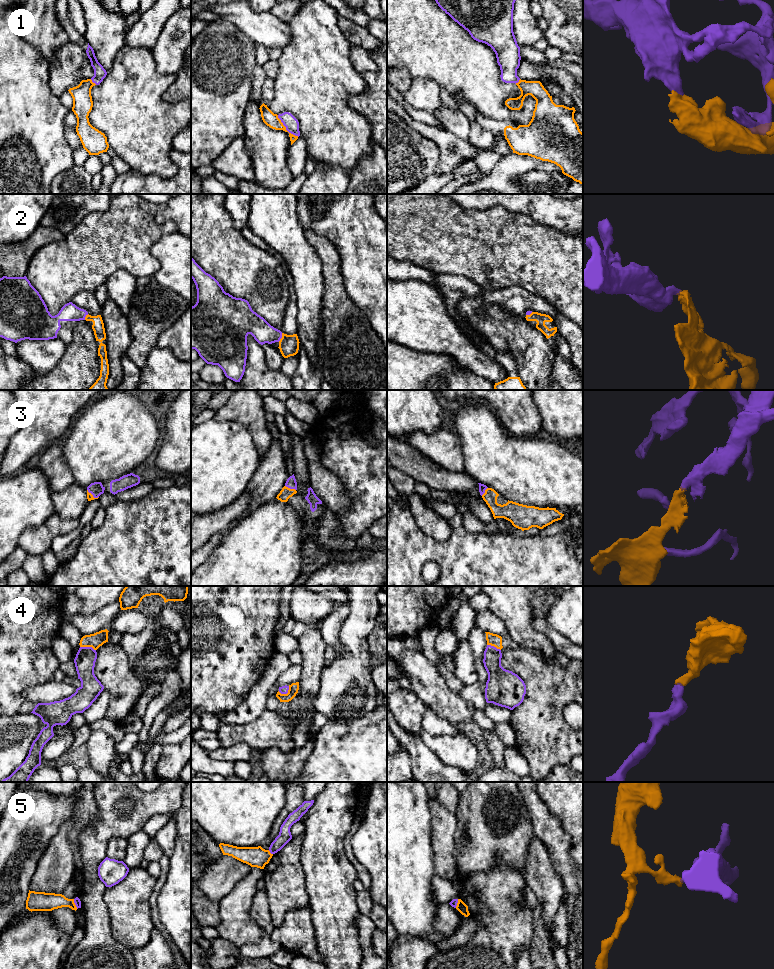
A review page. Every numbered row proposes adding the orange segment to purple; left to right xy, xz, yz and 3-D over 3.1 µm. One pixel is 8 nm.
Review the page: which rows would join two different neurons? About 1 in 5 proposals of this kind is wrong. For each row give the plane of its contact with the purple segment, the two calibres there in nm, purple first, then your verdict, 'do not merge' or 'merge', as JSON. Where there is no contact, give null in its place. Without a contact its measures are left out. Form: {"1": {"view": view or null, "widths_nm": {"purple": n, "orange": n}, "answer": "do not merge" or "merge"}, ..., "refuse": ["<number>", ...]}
{"1": {"view": "xz", "widths_nm": {"purple": 110, "orange": 110}, "answer": "merge"}, "2": {"view": "xz", "widths_nm": {"purple": 170, "orange": 160}, "answer": "merge"}, "3": {"view": "xz", "widths_nm": {"purple": 90, "orange": 90}, "answer": "merge"}, "4": {"view": "xy", "widths_nm": {"purple": 170, "orange": 120}, "answer": "merge"}, "5": {"view": "xz", "widths_nm": {"purple": 100, "orange": 160}, "answer": "do not merge"}, "refuse": ["5"]}

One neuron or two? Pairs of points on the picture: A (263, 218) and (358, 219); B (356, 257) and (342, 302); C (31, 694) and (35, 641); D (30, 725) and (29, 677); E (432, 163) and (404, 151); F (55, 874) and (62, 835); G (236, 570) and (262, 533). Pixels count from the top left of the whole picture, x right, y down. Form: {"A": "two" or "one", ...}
{"A": "two", "B": "two", "C": "two", "D": "two", "E": "one", "F": "one", "G": "one"}

